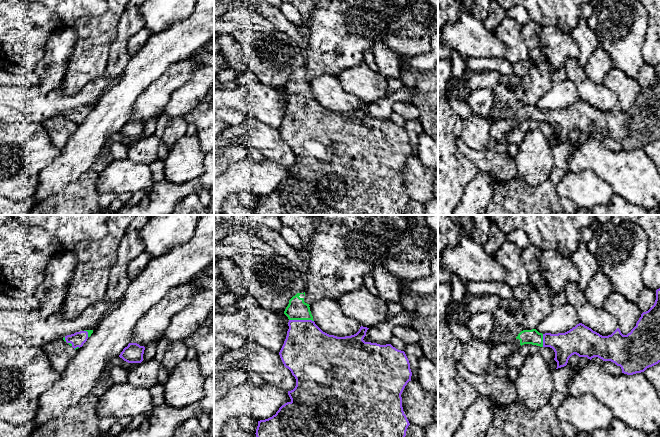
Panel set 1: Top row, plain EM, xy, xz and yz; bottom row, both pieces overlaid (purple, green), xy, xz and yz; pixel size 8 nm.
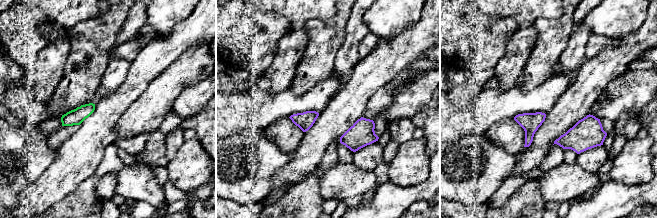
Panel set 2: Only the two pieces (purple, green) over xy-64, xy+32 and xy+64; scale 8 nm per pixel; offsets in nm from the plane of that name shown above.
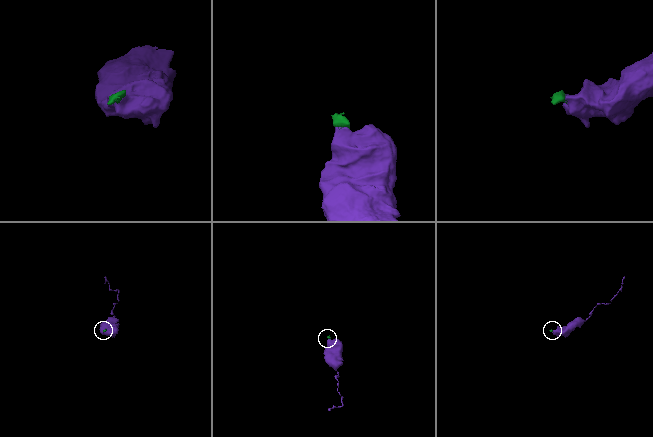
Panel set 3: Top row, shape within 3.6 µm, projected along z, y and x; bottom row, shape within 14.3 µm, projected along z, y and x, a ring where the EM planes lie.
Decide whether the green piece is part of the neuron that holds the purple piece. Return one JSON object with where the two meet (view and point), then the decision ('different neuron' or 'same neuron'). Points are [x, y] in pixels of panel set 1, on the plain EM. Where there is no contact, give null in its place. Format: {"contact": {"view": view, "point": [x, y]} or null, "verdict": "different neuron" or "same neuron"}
{"contact": {"view": "xz", "point": [301, 96]}, "verdict": "same neuron"}

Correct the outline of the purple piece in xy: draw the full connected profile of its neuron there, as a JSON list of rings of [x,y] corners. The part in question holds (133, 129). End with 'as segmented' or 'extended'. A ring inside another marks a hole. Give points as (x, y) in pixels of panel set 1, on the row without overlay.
[[[129,119],[119,133],[128,139],[141,139],[143,137],[144,126],[144,122],[140,122],[137,119]]]; as segmented

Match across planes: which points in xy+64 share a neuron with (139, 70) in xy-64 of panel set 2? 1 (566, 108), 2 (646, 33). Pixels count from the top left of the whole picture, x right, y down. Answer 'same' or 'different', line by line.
1: same
2: same

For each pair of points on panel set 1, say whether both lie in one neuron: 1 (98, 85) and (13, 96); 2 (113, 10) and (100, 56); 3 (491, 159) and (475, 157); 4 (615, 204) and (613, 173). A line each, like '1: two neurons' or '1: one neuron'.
1: one neuron
2: one neuron
3: one neuron
4: two neurons

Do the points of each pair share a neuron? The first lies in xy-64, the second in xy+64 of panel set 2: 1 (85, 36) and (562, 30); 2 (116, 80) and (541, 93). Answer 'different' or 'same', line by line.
1: same
2: different

